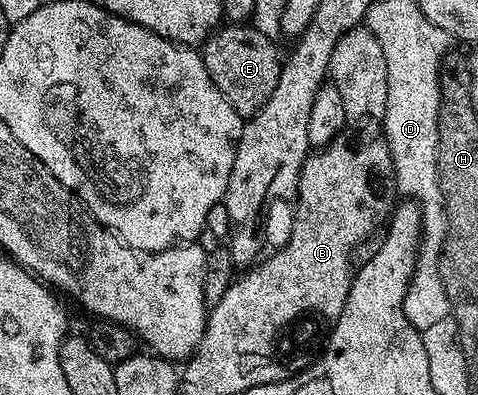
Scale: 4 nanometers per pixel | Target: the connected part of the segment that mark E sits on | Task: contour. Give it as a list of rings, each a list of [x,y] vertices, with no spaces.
[[[222,25],[217,28],[206,42],[201,44],[200,54],[204,61],[204,69],[208,69],[208,77],[224,93],[224,97],[243,117],[256,114],[272,97],[272,89],[276,89],[276,81],[280,81],[283,56],[278,56],[275,40],[260,33],[253,25]]]

